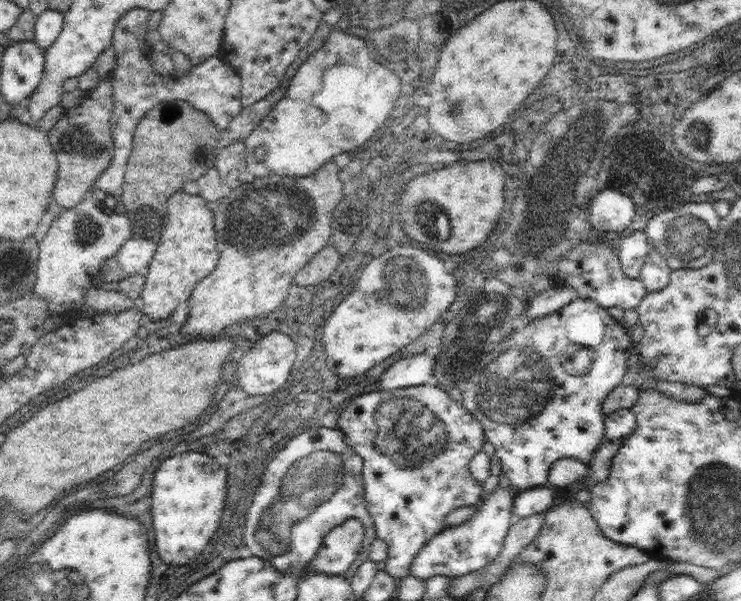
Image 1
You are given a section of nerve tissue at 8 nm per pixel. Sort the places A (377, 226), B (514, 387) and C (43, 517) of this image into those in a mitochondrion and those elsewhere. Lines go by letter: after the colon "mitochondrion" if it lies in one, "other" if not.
A: mitochondrion
B: mitochondrion
C: other

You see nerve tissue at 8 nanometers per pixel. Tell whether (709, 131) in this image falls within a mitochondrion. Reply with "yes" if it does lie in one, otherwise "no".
yes

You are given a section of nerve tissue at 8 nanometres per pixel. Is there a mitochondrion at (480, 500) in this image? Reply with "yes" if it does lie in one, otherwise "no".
no

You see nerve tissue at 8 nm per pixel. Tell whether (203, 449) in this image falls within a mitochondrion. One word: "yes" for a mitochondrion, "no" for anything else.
no

